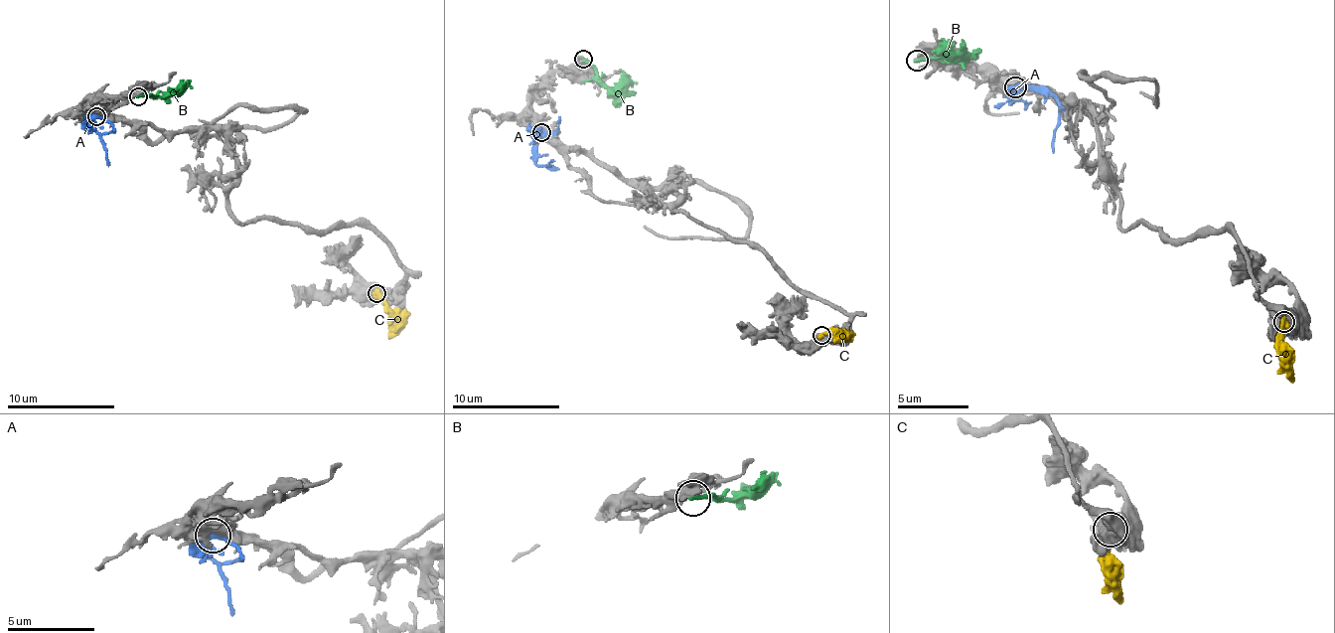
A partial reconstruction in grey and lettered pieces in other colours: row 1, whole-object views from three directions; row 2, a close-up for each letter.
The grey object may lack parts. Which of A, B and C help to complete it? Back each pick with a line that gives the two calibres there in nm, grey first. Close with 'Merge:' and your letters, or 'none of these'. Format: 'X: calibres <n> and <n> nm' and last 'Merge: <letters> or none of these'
C: calibres 700 and 460 nm
Merge: C

